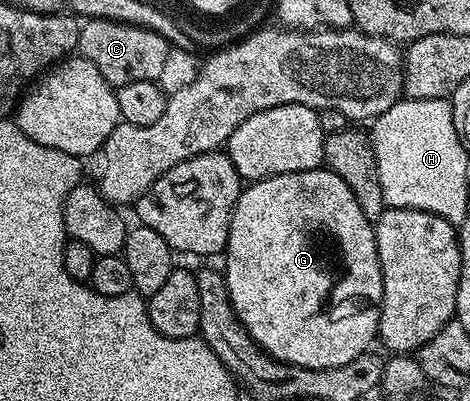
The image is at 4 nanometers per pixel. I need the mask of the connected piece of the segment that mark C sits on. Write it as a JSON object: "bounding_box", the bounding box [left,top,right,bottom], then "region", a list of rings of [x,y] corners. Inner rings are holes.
{"bounding_box":[78,18,171,88],"region":[[[88,18],[79,28],[78,53],[89,60],[89,64],[93,64],[93,68],[97,68],[101,76],[105,76],[110,86],[116,88],[125,84],[137,84],[137,80],[158,82],[162,64],[171,49],[171,43],[157,32],[117,20]]]}

